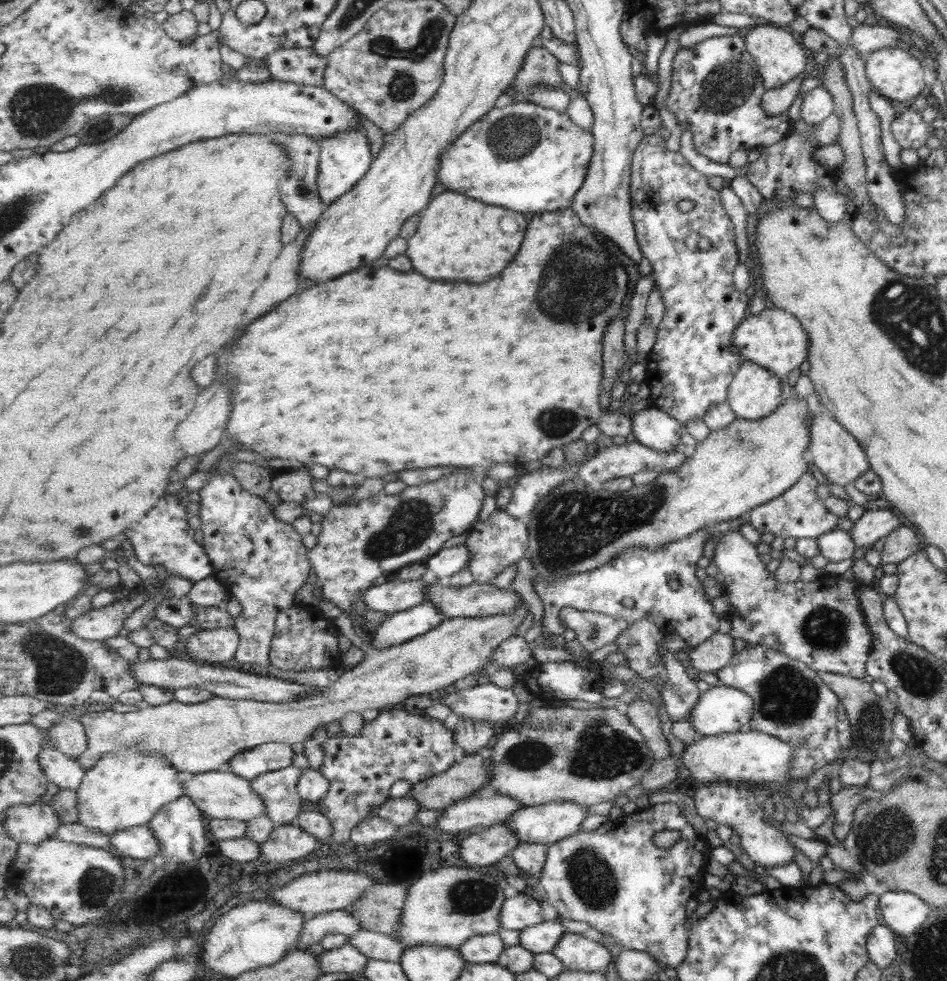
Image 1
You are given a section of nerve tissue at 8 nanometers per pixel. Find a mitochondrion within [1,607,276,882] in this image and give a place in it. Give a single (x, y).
(59, 668)

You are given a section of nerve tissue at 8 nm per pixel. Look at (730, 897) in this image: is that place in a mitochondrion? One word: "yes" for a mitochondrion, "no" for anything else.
no

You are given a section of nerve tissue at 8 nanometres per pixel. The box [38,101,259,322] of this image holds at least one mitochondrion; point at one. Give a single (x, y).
(105, 126)

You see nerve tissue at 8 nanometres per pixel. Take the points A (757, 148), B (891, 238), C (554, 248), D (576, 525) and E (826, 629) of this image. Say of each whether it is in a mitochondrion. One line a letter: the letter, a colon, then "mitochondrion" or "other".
A: other
B: other
C: mitochondrion
D: mitochondrion
E: mitochondrion

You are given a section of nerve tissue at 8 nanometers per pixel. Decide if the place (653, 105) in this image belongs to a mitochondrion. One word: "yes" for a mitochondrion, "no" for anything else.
no

